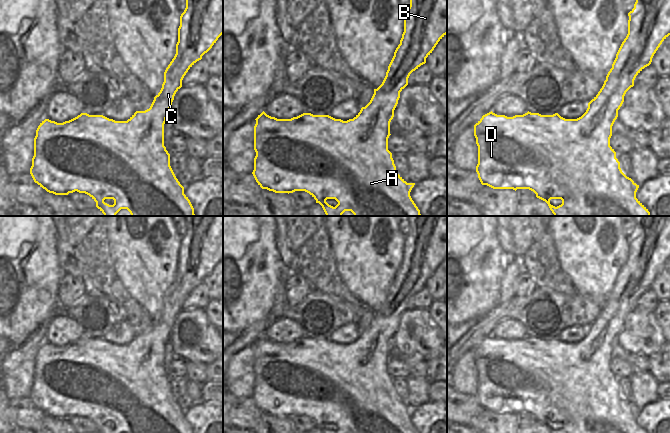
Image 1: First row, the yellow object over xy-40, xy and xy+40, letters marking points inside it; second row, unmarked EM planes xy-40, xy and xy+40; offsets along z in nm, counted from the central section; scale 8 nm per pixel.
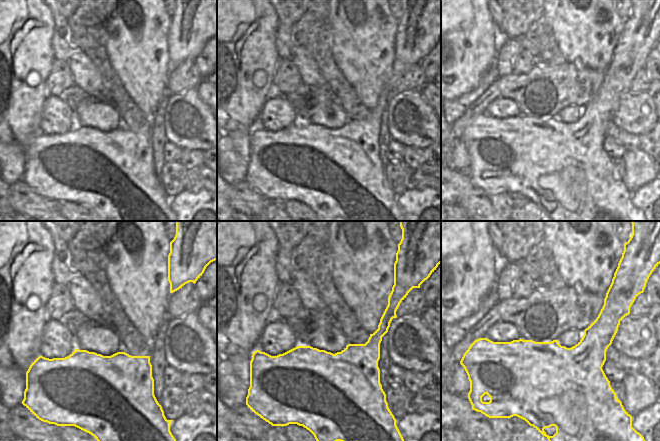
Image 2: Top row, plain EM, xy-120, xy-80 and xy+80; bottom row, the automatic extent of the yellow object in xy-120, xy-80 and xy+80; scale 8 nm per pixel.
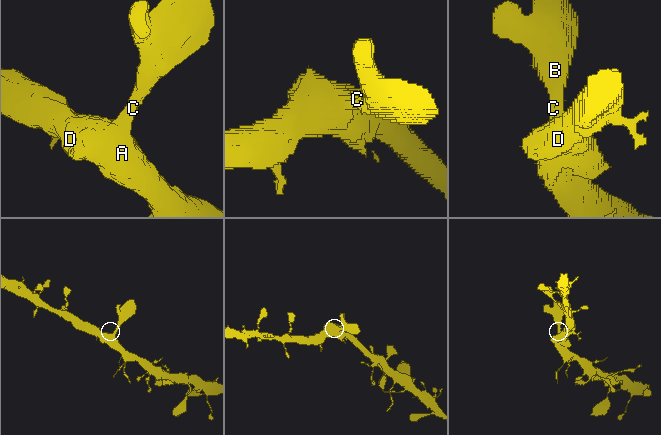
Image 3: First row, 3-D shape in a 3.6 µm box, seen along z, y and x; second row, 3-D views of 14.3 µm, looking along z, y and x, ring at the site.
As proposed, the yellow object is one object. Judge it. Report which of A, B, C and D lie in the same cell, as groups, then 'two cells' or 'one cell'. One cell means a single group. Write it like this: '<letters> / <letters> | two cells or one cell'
A B C D | one cell

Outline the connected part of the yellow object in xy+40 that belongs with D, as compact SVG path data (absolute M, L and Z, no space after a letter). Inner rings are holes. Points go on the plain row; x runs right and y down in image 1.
M634 216L634 220L634 232L628 237L628 258L616 278L602 312L588 327L588 332L581 341L565 343L558 337L541 339L529 335L523 339L507 341L491 335L474 349L478 370L476 396L482 409L515 415L529 413L537 422L545 425L550 433L646 433L636 422L639 409L622 396L616 376L610 370L610 362L626 316L634 310L636 300L651 288L654 278L670 259L670 216ZM551 423L561 423L562 428L555 431L550 428Z

